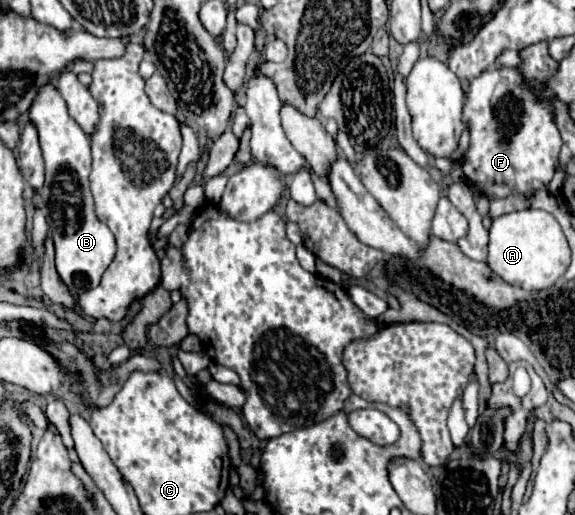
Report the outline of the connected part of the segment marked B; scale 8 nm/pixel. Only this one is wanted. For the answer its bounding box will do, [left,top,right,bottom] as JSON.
[29,82,115,298]

